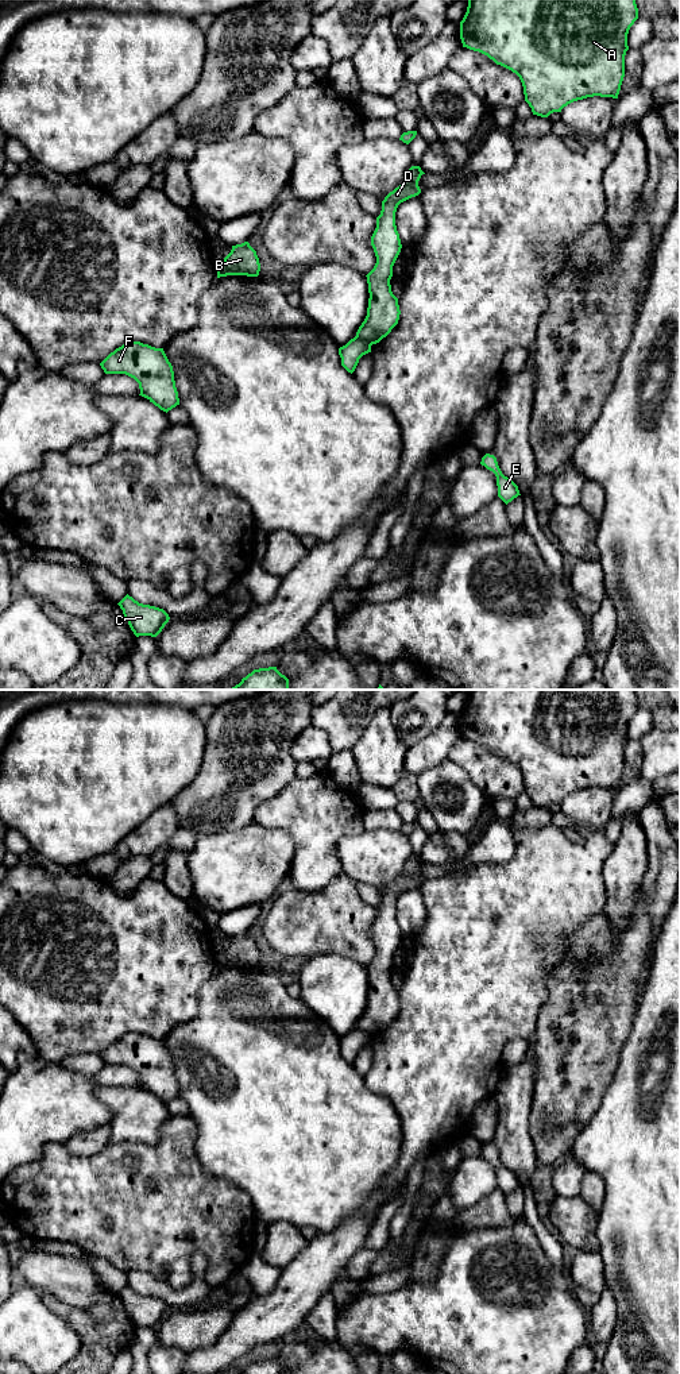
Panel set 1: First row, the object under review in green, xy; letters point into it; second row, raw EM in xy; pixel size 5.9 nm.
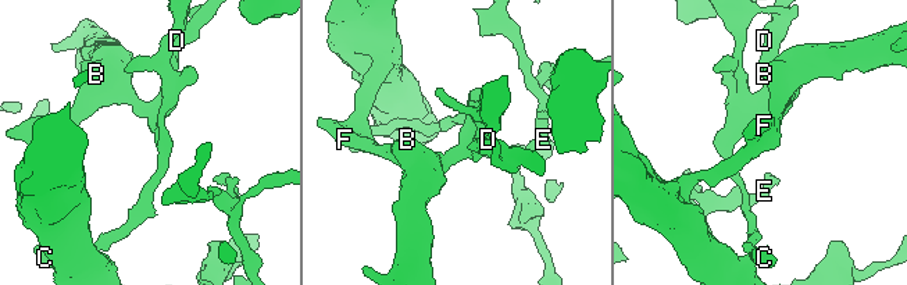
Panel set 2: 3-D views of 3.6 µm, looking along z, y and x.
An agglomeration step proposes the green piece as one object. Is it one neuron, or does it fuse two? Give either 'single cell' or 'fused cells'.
fused cells

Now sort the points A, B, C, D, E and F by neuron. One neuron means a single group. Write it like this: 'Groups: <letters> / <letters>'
Groups: A B D E F / C

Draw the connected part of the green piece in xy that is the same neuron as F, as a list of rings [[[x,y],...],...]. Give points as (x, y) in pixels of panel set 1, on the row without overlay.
[[[130,1033],[111,1043],[100,1057],[105,1065],[134,1069],[139,1074],[139,1087],[166,1104],[179,1096],[173,1057],[163,1039]]]

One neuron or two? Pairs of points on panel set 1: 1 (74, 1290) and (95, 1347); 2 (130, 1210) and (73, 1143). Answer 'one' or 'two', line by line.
1: two
2: two

